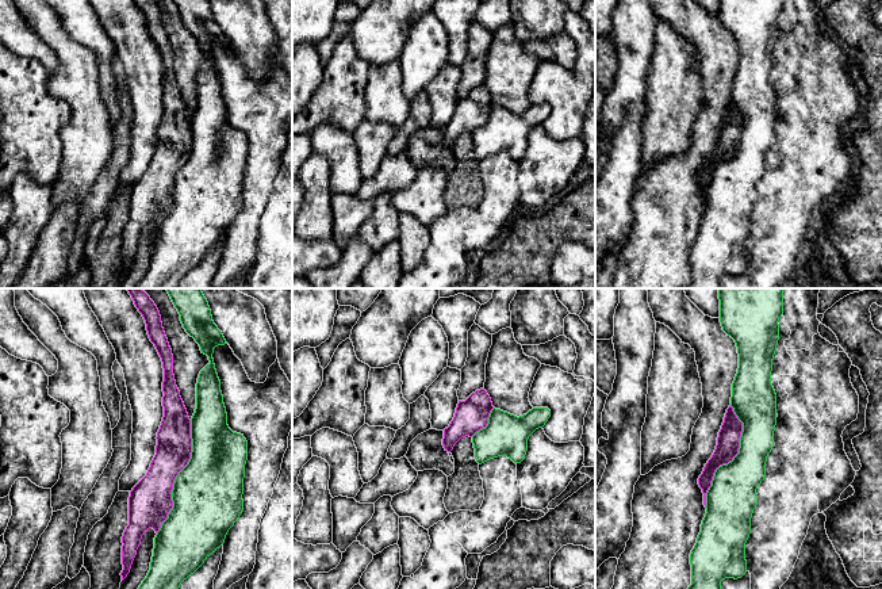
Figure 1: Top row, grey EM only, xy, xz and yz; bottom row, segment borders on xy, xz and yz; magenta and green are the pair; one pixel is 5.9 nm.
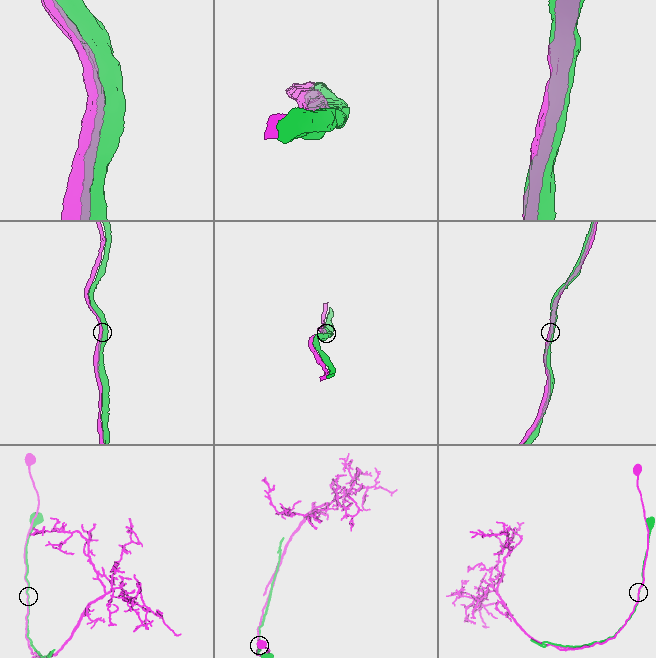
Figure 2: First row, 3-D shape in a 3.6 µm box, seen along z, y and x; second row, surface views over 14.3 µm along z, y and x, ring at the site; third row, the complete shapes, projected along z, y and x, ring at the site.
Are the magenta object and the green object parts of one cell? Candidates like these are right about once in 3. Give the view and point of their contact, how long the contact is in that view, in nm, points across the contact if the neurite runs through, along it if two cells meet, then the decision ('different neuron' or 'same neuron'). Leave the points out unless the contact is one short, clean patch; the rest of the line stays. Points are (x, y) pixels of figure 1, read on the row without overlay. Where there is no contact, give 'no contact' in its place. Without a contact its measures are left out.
meets magenta in xy at (176, 172); contact 700 nm long; different neuron

